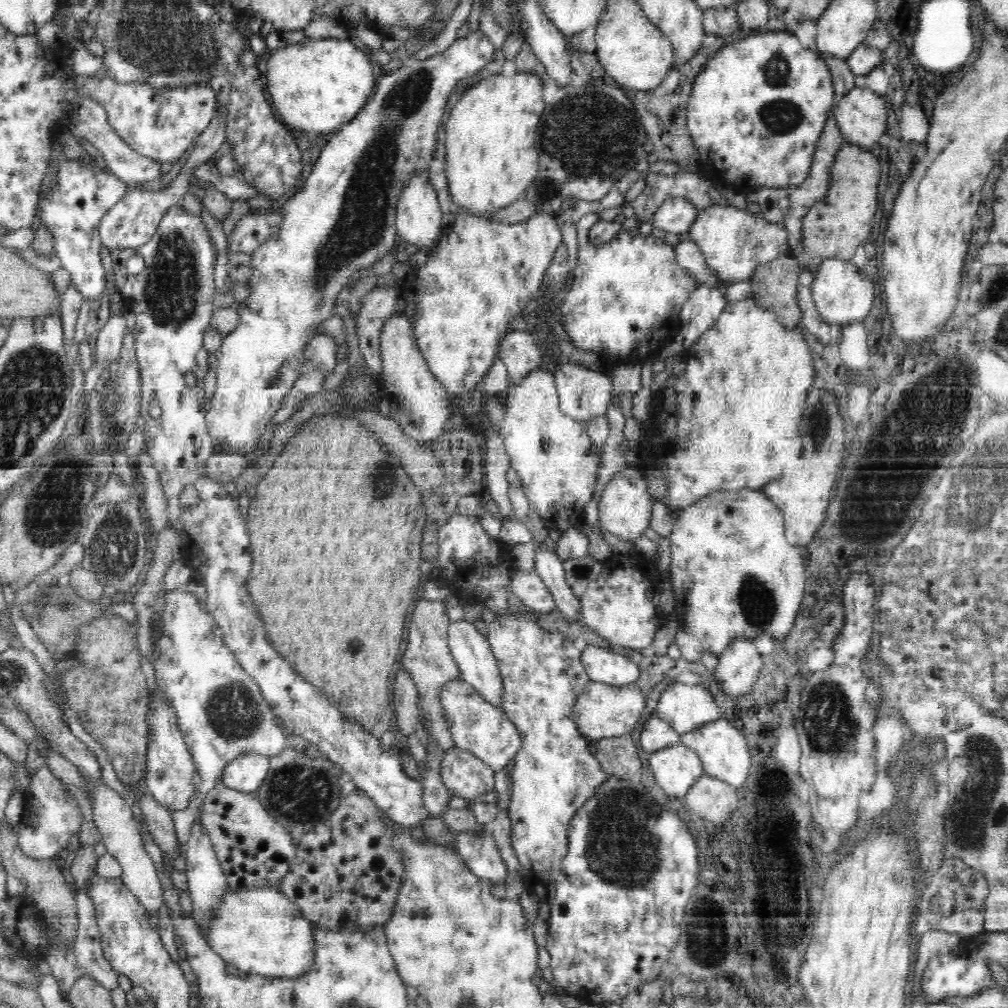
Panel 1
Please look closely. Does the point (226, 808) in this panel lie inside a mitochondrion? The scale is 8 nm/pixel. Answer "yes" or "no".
no

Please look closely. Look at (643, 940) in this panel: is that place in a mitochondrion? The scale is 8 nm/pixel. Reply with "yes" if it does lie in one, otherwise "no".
no

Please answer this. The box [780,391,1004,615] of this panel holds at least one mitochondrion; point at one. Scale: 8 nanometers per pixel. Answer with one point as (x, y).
(917, 481)

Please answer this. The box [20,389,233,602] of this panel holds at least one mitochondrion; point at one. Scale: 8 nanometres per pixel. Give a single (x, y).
(53, 508)

